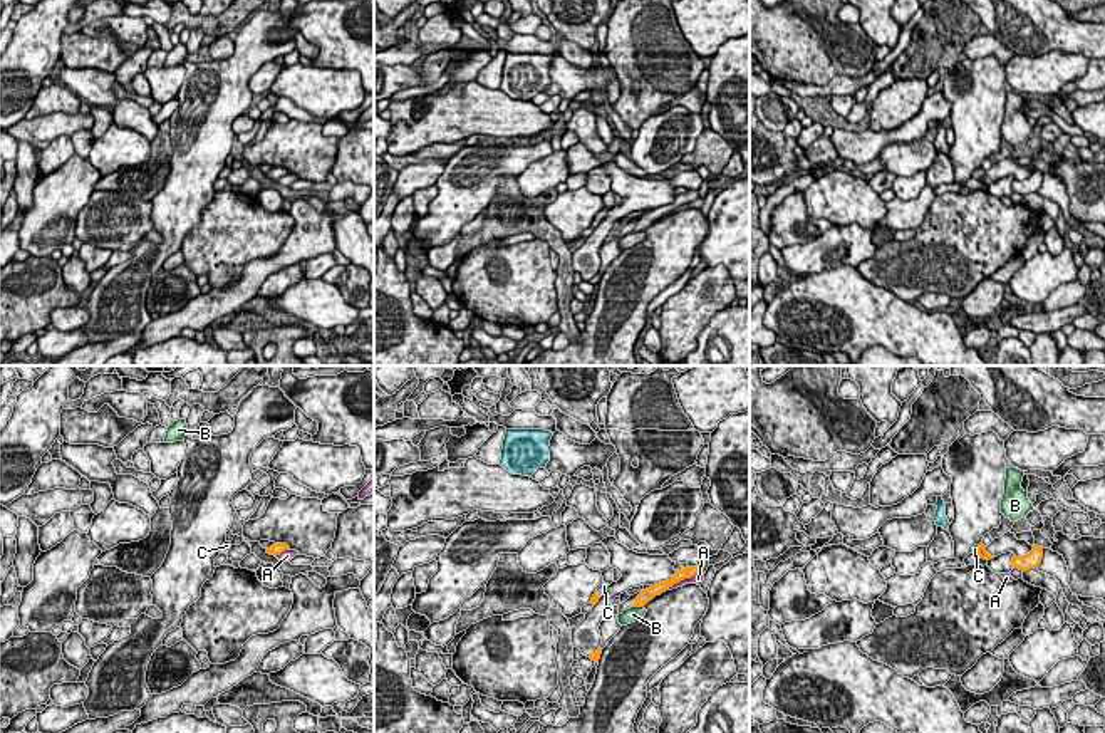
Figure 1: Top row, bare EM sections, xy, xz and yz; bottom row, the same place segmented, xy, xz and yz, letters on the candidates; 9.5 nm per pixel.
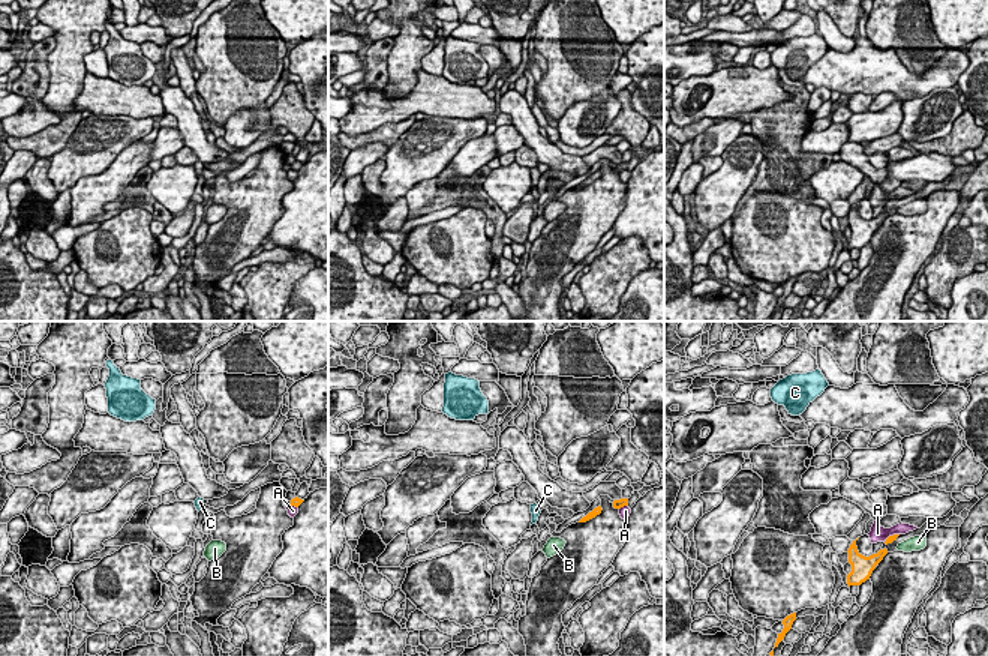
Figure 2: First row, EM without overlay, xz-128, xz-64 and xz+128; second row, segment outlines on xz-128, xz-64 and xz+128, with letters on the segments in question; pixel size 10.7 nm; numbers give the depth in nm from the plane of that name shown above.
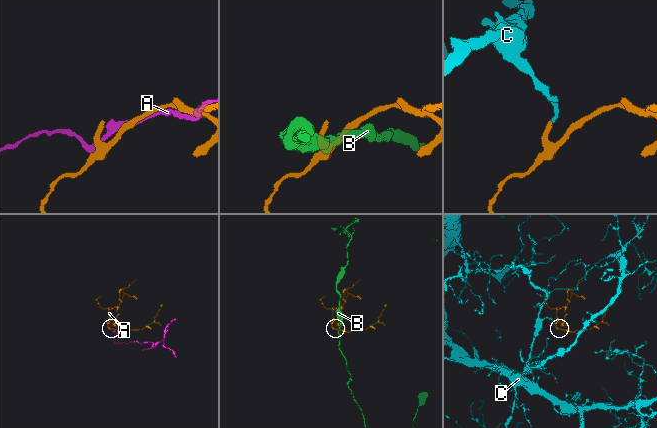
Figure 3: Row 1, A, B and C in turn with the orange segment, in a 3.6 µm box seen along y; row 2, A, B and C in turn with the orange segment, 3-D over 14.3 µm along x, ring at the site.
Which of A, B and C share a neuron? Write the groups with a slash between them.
A / B / C

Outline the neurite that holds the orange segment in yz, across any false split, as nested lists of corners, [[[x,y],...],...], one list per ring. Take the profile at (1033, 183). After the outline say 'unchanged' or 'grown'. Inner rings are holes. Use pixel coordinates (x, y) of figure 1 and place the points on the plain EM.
[[[1033,171],[1033,174],[1026,179],[1021,181],[1013,181],[1011,190],[1014,193],[1019,193],[1023,196],[1030,195],[1030,193],[1036,193],[1041,188],[1043,183],[1043,171]]]; unchanged

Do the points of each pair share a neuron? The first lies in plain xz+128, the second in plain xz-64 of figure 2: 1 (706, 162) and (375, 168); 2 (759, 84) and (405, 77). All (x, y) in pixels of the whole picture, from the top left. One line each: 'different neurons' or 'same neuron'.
1: same neuron
2: different neurons

